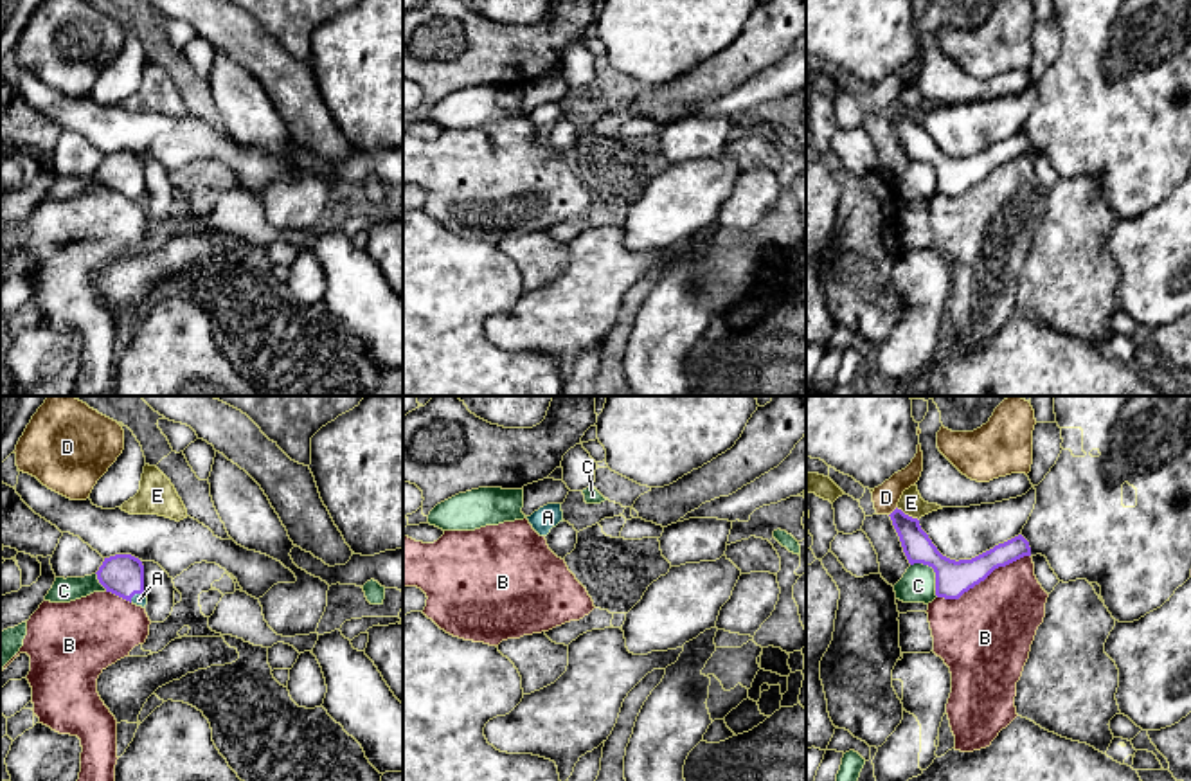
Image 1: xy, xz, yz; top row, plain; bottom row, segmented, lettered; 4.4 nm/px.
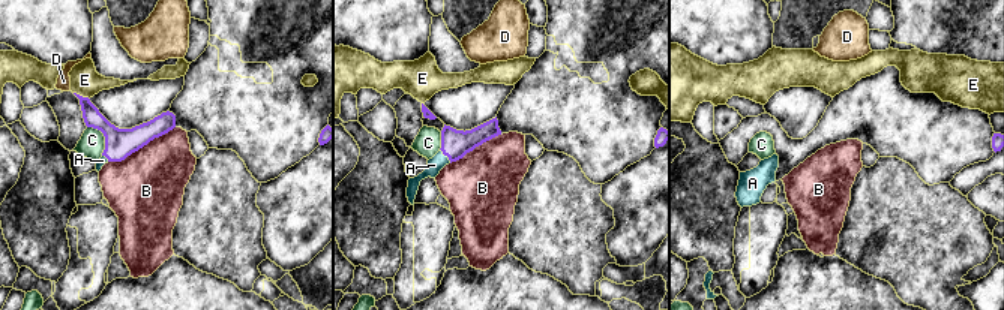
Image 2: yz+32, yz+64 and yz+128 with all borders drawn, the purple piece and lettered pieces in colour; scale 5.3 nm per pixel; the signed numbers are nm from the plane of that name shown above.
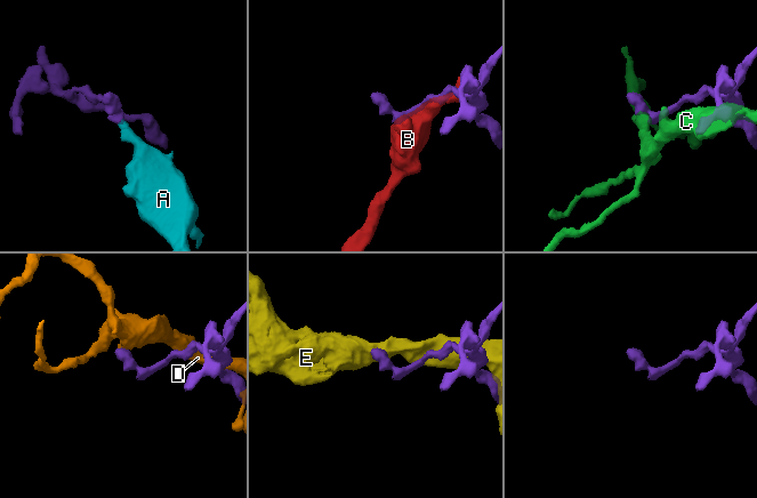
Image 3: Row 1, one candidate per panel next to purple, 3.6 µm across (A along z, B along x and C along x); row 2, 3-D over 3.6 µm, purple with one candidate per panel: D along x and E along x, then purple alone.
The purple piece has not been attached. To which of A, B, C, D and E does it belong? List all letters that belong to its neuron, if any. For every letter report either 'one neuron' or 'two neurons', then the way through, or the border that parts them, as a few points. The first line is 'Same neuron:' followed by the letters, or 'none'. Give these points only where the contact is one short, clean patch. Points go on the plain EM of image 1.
Same neuron: A
A: one neuron | across xy (123, 171), (135, 189), (139, 197)
B: two neurons
C: two neurons
D: two neurons
E: two neurons

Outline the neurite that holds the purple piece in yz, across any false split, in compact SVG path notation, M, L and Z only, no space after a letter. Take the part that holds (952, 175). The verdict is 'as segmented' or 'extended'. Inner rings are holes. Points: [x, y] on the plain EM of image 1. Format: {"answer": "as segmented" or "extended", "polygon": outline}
{"answer": "as segmented", "polygon": "M898 104L889 113L909 160L923 160L934 166L937 194L959 196L964 189L984 178L995 166L1031 153L1029 139L1018 131L972 157L955 158L937 148L918 115L905 112Z"}

